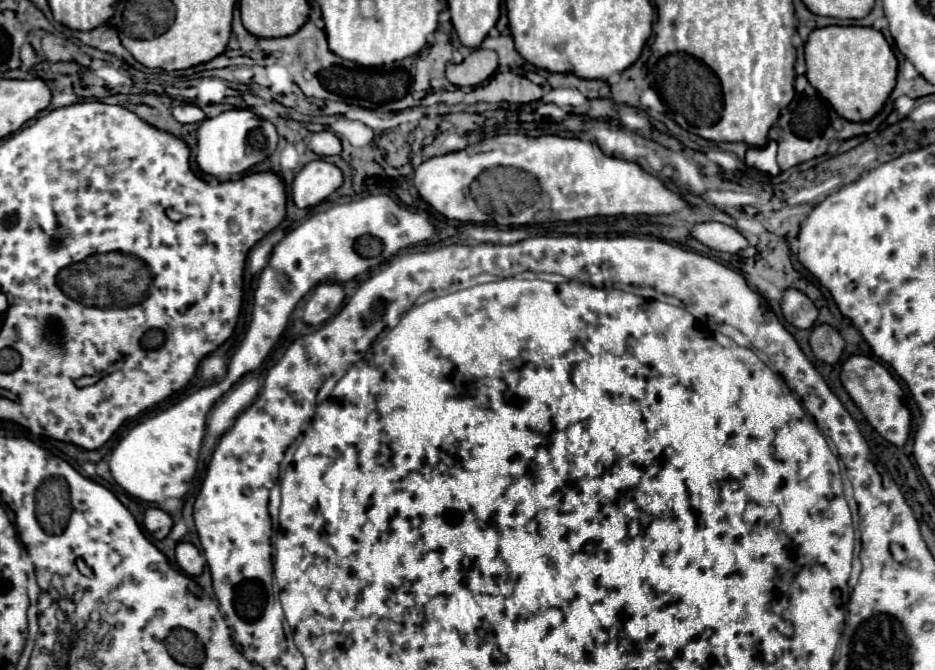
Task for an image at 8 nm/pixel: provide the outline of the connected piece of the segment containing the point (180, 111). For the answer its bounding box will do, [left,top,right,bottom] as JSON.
[174,104,206,124]

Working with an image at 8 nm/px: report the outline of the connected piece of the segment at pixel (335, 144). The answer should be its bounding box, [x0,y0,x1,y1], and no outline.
[306,130,342,156]

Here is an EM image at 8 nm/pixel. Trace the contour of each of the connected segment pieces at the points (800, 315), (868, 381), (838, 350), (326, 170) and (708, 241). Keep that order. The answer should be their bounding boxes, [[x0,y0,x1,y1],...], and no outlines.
[[782,288,818,328],[840,356,912,446],[808,324,844,364],[292,160,342,208],[690,222,748,252]]

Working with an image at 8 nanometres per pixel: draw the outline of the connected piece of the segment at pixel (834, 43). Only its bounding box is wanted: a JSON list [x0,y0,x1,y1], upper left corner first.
[806,26,898,122]

